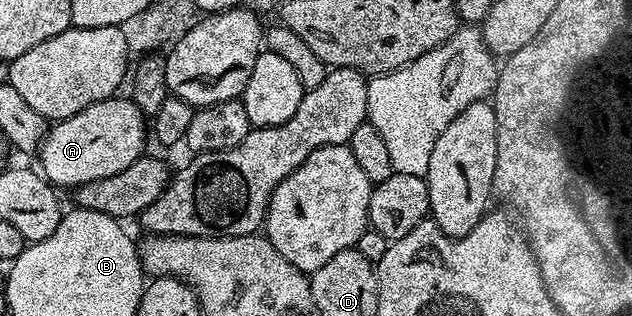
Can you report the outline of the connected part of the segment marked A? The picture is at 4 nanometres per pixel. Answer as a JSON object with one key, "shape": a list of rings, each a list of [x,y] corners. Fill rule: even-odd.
{"shape":[[[109,98],[99,100],[74,114],[65,120],[57,120],[47,129],[44,143],[38,149],[40,156],[39,171],[45,180],[57,189],[75,189],[77,184],[94,182],[98,178],[110,178],[110,174],[119,174],[126,170],[130,162],[134,162],[139,156],[145,155],[144,132],[146,136],[146,117],[140,111],[140,107],[130,98]]]}

